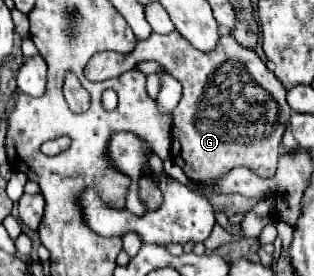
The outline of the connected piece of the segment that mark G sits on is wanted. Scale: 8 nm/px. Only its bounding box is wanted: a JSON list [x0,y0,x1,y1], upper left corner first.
[84,31,290,183]

